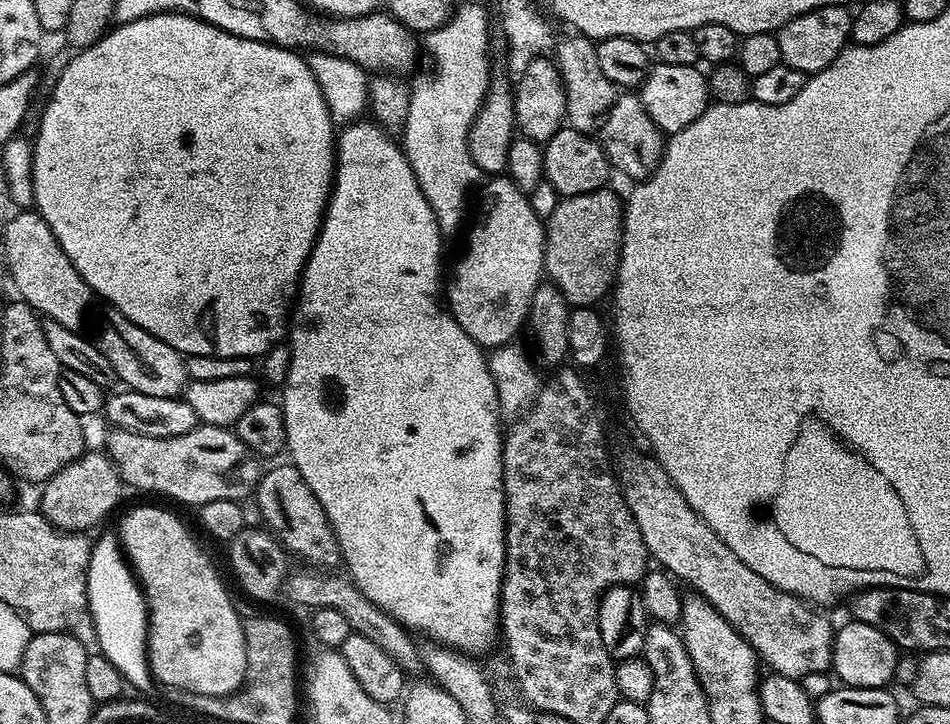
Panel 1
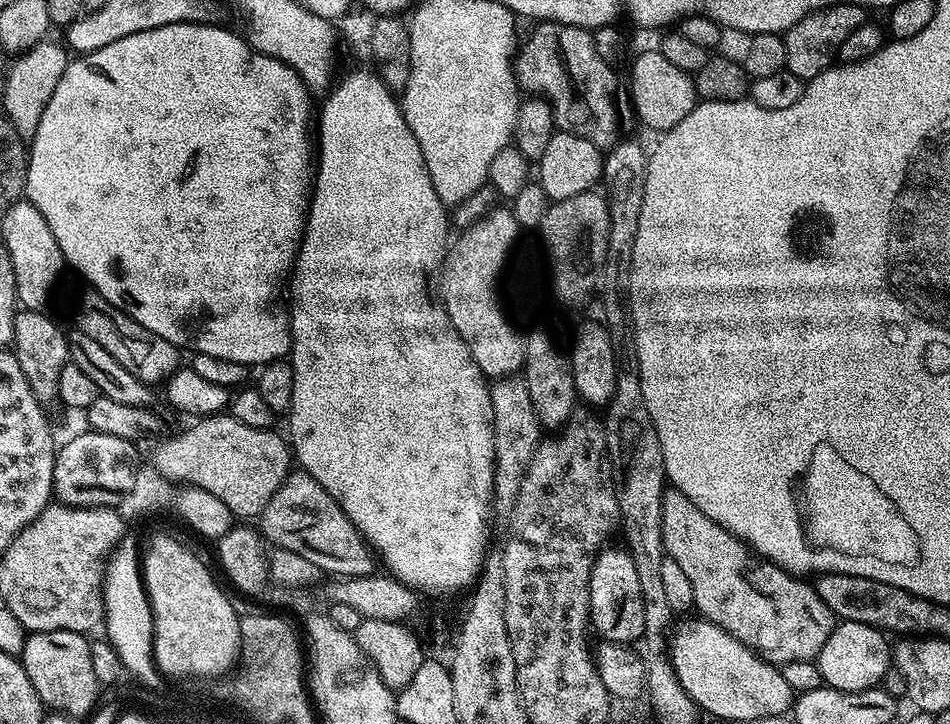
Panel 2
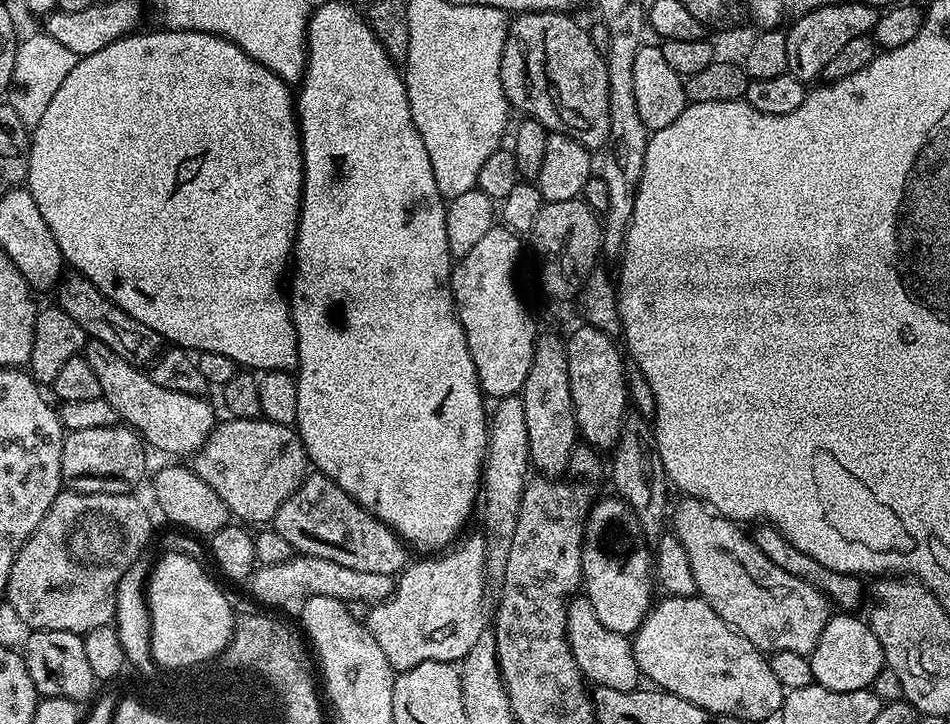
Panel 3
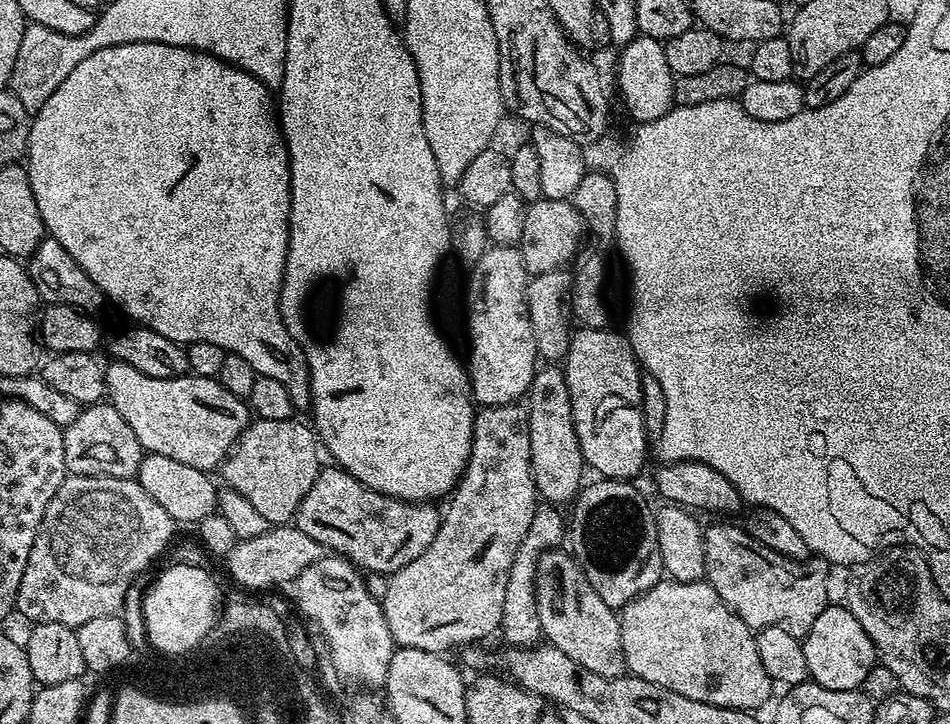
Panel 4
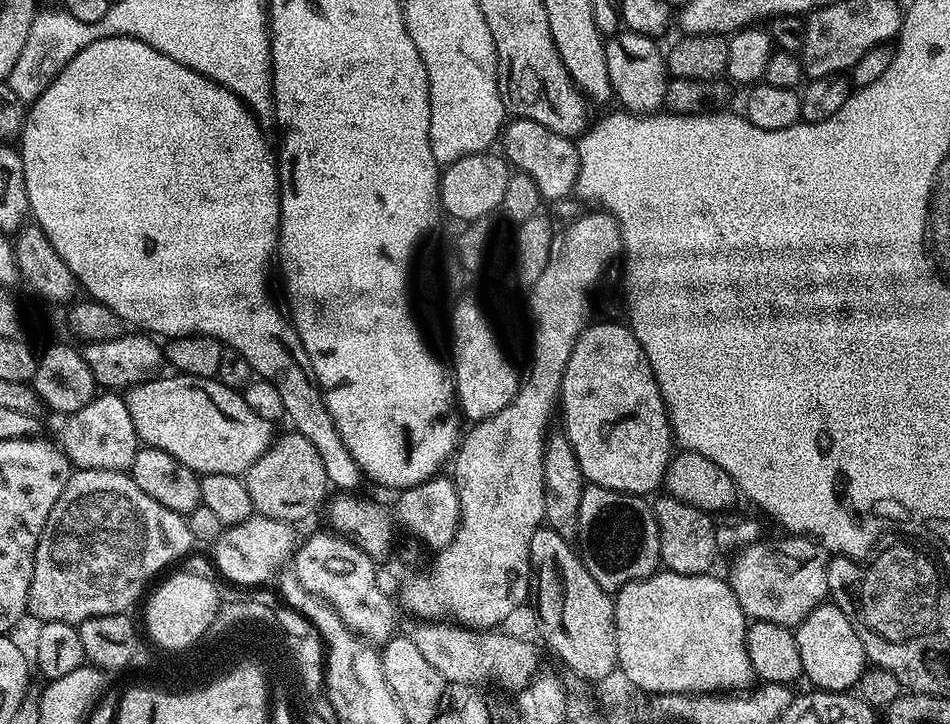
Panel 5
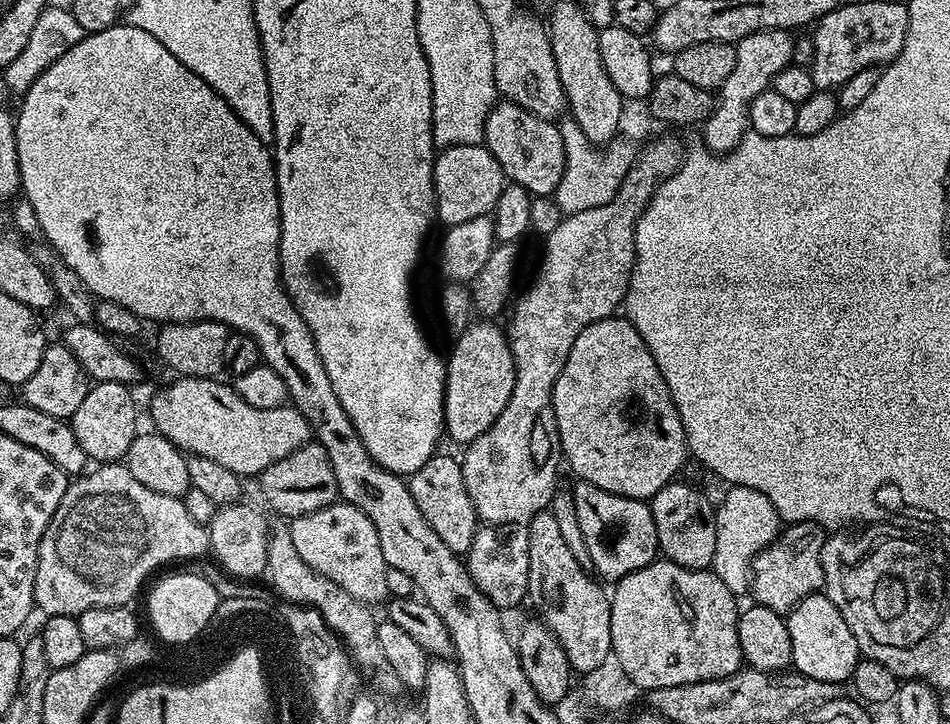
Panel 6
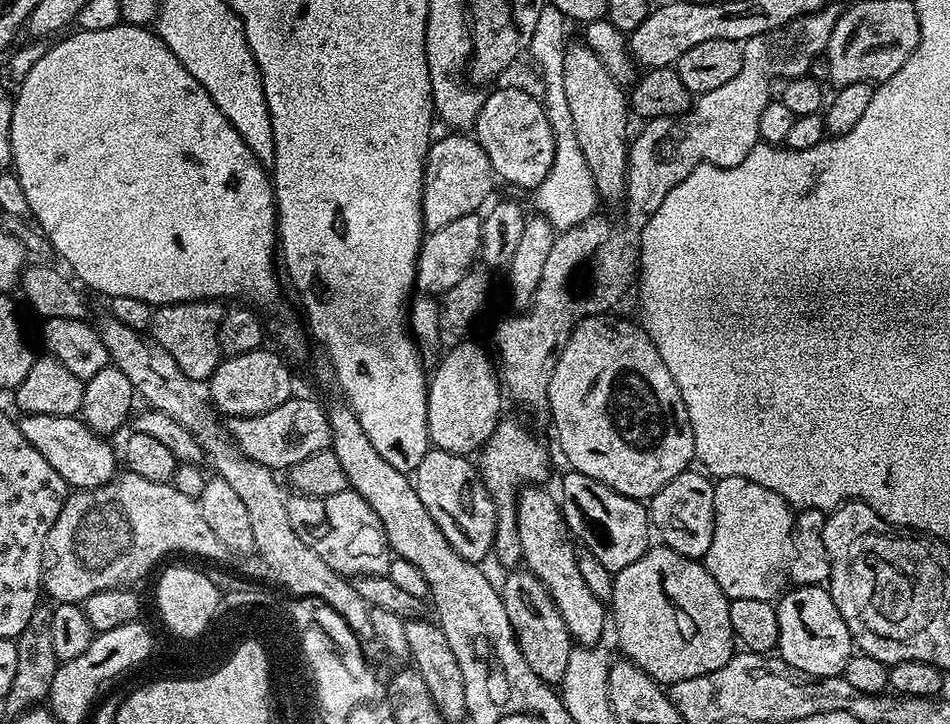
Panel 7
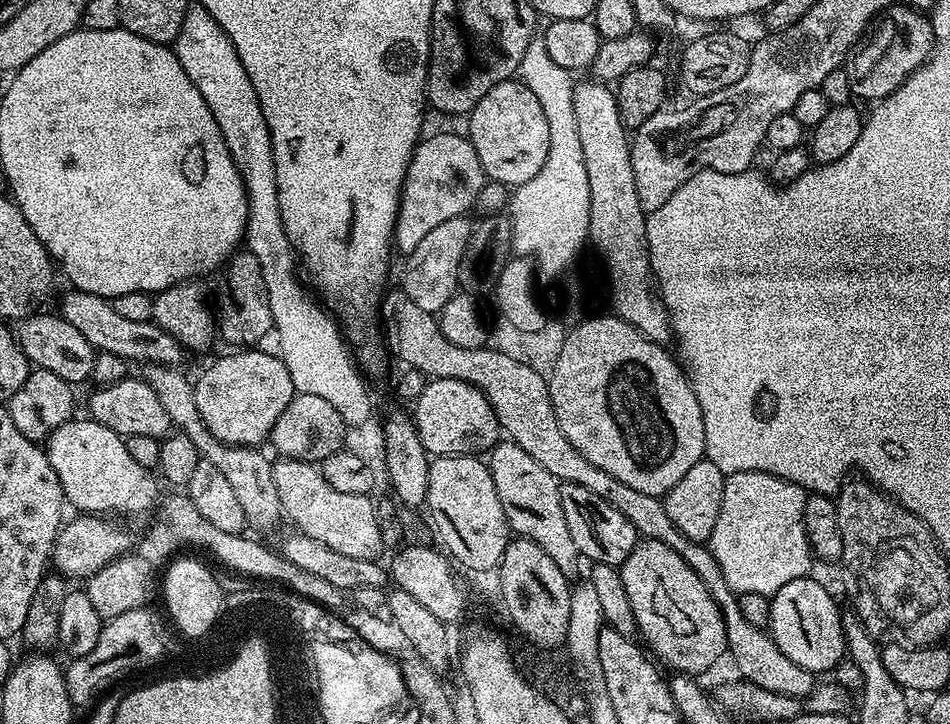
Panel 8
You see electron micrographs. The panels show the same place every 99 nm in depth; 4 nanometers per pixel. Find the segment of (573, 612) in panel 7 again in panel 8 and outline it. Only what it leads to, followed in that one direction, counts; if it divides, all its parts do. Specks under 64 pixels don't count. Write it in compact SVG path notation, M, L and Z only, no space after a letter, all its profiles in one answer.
M501 439L491 449L490 467L494 478L494 490L498 490L498 502L502 502L502 510L506 514L509 529L516 536L525 536L528 540L538 542L546 554L554 560L554 566L565 574L572 574L576 568L576 560L581 559L580 552L574 546L574 538L570 538L570 526L566 526L566 514L562 510L560 497L561 481L550 474L522 450L513 440Z

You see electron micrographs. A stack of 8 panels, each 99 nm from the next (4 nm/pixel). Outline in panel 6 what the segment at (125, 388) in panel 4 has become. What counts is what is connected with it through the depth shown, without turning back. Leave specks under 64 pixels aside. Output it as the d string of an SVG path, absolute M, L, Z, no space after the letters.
M185 376L173 379L173 384L168 384L152 400L152 424L151 427L166 437L170 443L181 452L193 456L208 458L218 462L226 469L233 471L241 478L259 477L274 462L286 458L294 450L309 443L310 429L303 414L291 406L278 408L259 408L248 405L233 387L219 384L216 378L203 380L197 376Z

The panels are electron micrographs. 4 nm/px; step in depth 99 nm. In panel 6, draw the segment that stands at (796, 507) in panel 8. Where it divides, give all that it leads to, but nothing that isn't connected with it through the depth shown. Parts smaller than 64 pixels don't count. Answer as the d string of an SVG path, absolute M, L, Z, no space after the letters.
M732 486L727 489L724 501L716 508L716 537L714 538L714 558L711 572L722 578L722 586L730 590L733 596L743 597L749 591L752 582L752 563L756 555L769 548L782 532L782 521L774 502L758 490L746 486Z

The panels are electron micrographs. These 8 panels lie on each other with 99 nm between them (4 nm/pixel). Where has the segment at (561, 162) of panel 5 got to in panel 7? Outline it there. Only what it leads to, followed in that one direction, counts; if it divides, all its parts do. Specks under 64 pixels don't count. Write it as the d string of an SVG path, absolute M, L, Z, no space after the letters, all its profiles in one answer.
M515 86L500 88L497 92L492 93L489 91L485 95L484 105L474 125L474 138L482 146L482 150L486 150L486 158L490 158L493 173L499 179L501 176L508 184L517 184L520 188L535 190L540 187L546 174L550 174L550 168L556 154L554 134L550 122L546 118L543 103L531 92L523 92Z

